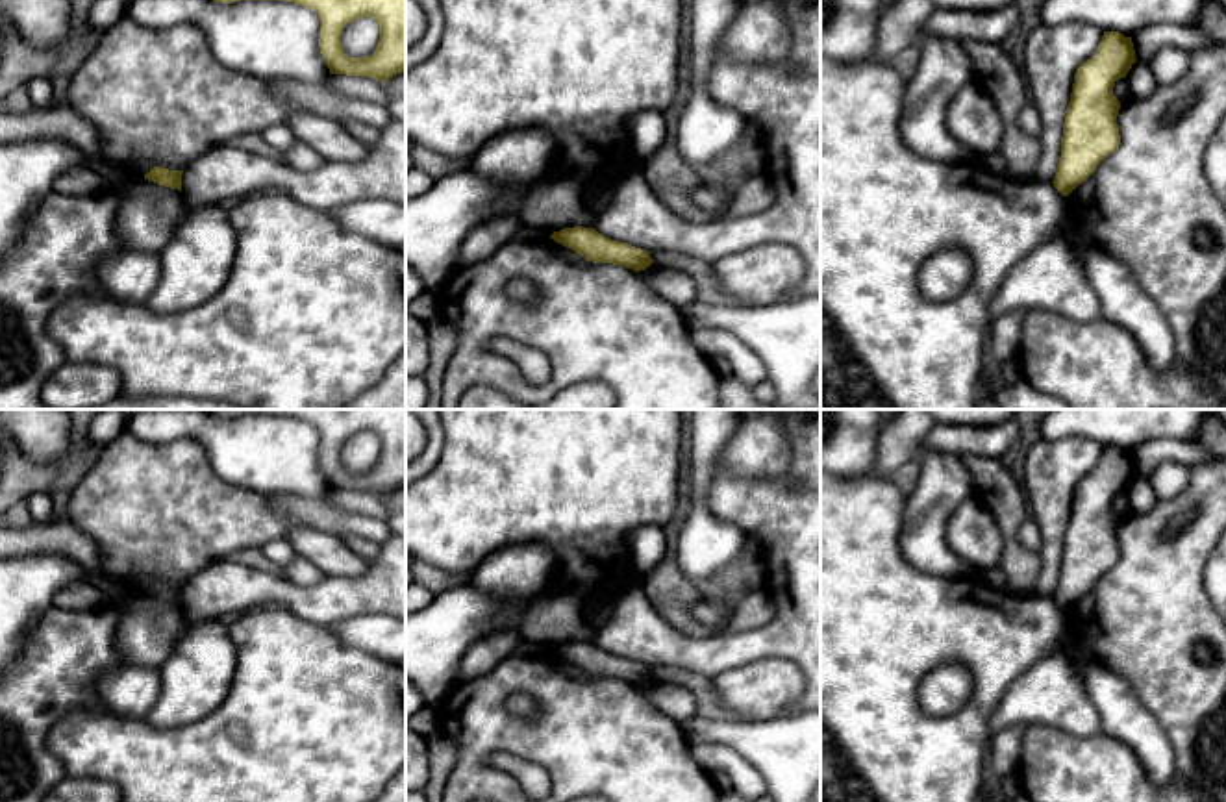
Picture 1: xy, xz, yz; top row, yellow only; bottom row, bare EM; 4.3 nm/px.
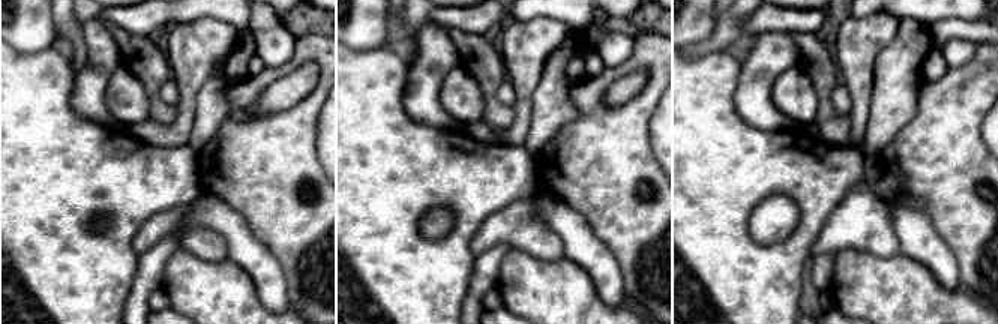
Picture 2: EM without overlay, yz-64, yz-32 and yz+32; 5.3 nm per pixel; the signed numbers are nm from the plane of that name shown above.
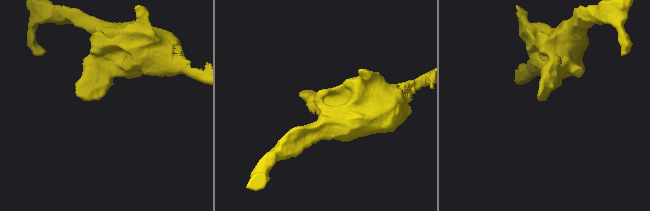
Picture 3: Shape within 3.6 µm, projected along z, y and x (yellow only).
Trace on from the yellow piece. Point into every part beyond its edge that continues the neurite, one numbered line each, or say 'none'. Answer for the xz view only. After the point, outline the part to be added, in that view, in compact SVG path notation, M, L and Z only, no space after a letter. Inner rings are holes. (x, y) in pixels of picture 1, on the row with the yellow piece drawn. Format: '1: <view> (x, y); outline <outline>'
none

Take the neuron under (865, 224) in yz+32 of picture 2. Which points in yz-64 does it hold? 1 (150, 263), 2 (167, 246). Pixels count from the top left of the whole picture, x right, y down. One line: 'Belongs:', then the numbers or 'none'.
Belongs: none

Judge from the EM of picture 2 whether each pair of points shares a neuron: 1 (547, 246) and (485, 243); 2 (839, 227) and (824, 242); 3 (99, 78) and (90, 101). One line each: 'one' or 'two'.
1: one
2: one
3: one

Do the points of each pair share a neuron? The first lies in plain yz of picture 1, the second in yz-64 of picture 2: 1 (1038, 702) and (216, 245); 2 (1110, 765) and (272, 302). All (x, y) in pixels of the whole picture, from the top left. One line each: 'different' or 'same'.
1: same
2: different

